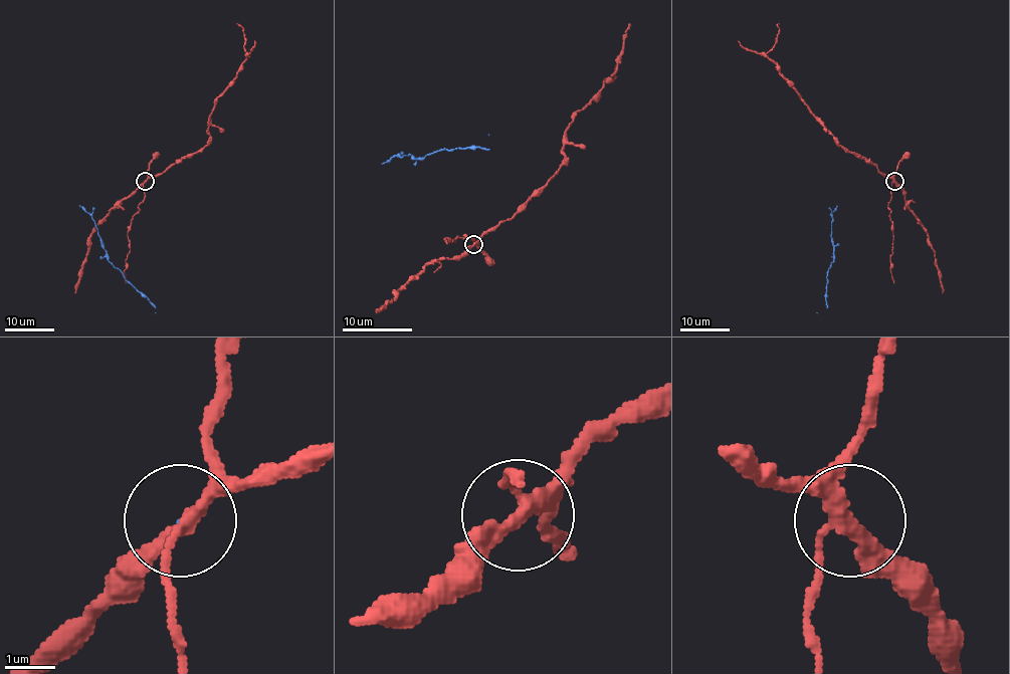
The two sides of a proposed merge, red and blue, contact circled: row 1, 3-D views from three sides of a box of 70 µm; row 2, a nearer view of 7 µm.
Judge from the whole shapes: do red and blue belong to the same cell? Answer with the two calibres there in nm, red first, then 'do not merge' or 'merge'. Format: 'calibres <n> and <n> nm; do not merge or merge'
calibres 260 and 40 nm; do not merge

